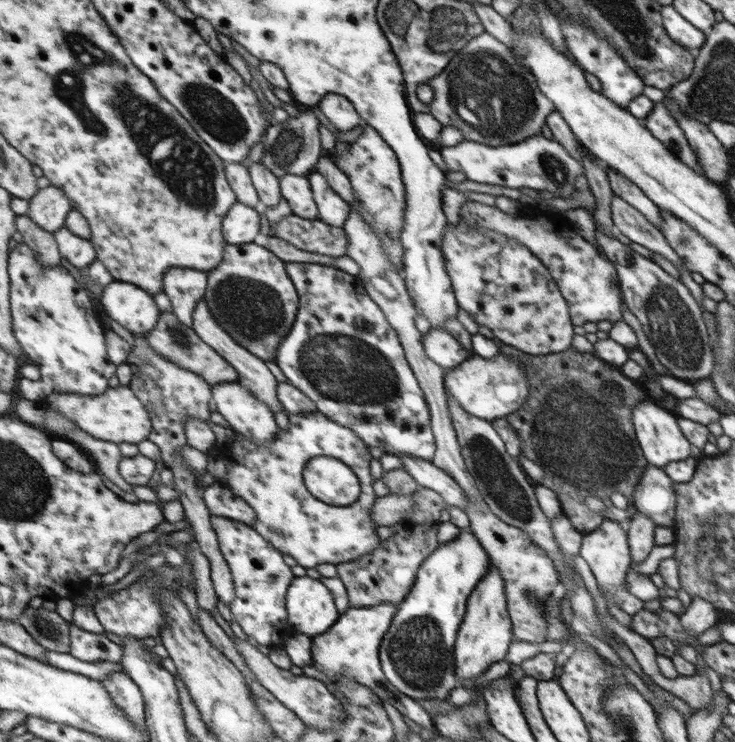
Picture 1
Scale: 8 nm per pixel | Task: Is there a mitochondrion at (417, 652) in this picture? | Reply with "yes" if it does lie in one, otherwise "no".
yes

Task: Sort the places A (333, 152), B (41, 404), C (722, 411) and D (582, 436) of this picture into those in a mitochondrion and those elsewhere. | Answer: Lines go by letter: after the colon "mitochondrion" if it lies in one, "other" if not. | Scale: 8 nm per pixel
A: other
B: other
C: other
D: mitochondrion

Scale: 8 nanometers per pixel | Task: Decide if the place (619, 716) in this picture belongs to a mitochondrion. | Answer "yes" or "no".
yes

